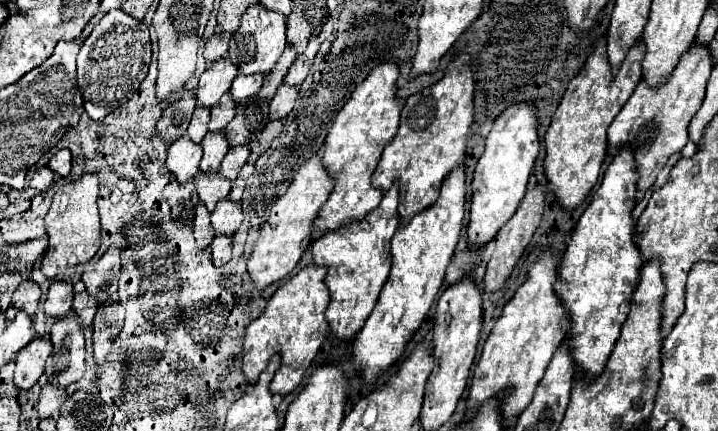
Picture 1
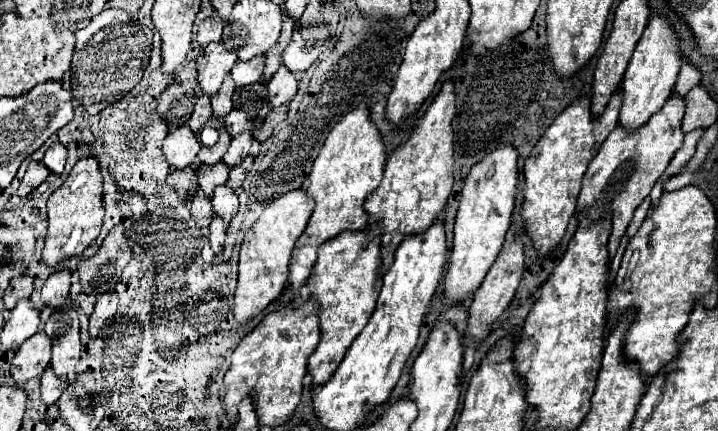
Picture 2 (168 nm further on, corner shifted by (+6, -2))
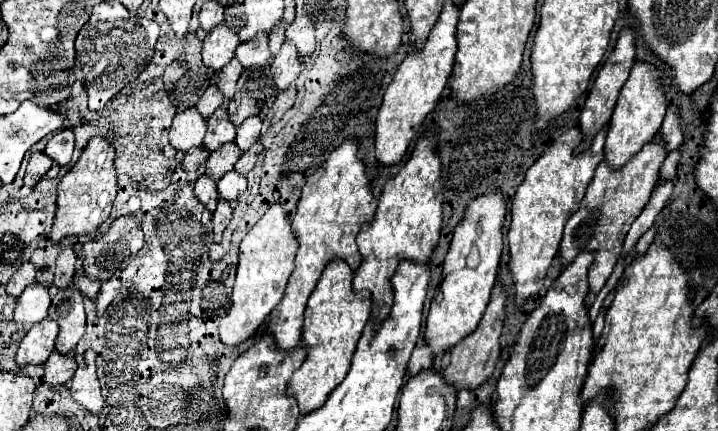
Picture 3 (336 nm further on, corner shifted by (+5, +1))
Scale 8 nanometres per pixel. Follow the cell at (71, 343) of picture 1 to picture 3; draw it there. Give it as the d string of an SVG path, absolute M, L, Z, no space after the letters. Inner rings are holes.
M74 288L56 290L52 294L52 306L48 310L48 318L56 320L60 326L58 338L56 338L56 350L66 356L70 354L78 340L84 334L86 326L86 314L82 306L82 294Z

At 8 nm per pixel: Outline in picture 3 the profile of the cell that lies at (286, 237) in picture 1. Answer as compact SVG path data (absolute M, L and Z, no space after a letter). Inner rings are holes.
M274 202L240 244L240 260L238 260L236 284L230 300L232 302L230 312L220 322L220 338L224 344L236 346L248 340L264 322L264 318L276 308L276 304L284 294L288 276L292 274L296 248L298 248L298 238L292 230L292 218L280 202Z

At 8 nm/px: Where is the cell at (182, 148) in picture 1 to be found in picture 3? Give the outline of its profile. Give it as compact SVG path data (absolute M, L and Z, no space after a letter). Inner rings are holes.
M188 108L174 116L168 138L176 150L188 152L202 144L204 134L206 134L206 120L200 116L200 112L196 112L196 108Z

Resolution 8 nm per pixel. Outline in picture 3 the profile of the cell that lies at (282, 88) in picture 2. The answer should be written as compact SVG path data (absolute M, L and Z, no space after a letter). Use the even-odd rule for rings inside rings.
M284 42L280 52L272 58L270 70L272 70L272 78L274 78L274 84L278 86L278 90L286 90L290 84L296 82L302 66L300 66L294 44Z

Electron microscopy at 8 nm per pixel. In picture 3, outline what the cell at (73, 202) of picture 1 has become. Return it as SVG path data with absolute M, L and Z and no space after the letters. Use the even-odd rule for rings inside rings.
M100 136L90 138L88 146L80 154L78 162L58 184L58 200L56 200L56 216L52 226L52 242L58 244L64 238L78 238L94 234L110 216L110 208L116 196L116 172L114 172L114 148Z

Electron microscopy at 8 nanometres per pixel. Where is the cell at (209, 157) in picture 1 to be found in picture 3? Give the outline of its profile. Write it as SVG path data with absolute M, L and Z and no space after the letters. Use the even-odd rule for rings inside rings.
M218 108L210 118L208 118L208 130L204 136L204 148L208 152L218 150L222 144L232 142L236 136L236 126L228 120L226 108Z

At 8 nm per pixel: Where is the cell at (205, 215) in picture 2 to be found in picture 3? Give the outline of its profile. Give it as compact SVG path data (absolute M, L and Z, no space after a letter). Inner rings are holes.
M204 174L194 182L194 194L208 212L214 212L214 208L218 204L218 192L216 192L216 182L210 176Z

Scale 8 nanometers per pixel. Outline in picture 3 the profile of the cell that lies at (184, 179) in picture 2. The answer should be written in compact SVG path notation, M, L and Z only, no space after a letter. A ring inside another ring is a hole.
M194 148L194 152L186 152L182 160L182 170L188 174L188 184L192 184L196 178L200 178L206 170L208 152L204 148Z

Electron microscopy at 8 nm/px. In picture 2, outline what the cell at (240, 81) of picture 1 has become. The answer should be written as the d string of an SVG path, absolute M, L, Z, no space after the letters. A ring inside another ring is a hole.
M255 55L255 59L249 59L247 63L237 61L235 67L231 69L235 85L257 83L263 75L263 67L265 67L265 55Z

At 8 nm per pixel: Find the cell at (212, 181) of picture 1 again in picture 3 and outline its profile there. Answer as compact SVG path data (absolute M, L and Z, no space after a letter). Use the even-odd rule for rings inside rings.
M224 144L224 148L218 148L216 152L210 154L208 162L206 162L206 174L212 178L212 180L220 180L224 174L228 174L236 160L240 158L240 150L236 148L236 144Z

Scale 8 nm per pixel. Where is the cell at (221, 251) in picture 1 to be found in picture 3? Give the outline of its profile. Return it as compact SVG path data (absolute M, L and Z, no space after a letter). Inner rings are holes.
M220 200L214 214L212 214L212 226L214 226L214 240L222 240L222 232L228 226L232 216L232 206L226 200Z

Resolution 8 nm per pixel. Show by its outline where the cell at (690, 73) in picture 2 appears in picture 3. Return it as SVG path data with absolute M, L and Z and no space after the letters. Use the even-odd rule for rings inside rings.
M674 104L668 106L668 112L666 112L664 124L660 128L660 134L662 134L668 150L676 150L682 144L684 136L682 136L682 128L680 128L680 112Z

